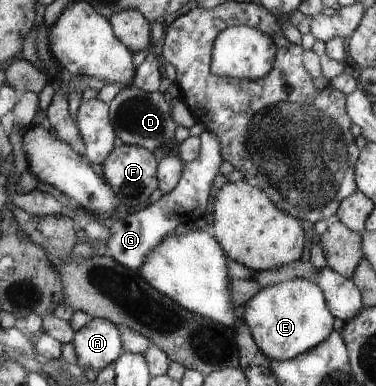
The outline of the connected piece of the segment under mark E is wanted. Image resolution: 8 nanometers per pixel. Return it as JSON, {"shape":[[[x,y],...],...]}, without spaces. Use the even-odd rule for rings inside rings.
{"shape":[[[292,279],[262,287],[242,305],[244,324],[248,325],[258,350],[271,360],[285,361],[319,346],[334,331],[335,316],[328,308],[323,290],[312,280]]]}

